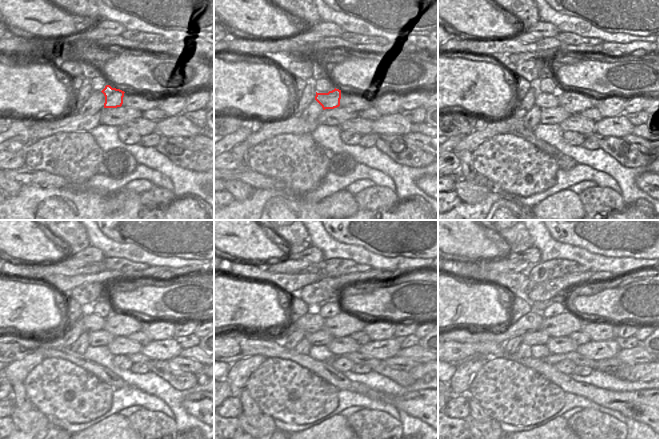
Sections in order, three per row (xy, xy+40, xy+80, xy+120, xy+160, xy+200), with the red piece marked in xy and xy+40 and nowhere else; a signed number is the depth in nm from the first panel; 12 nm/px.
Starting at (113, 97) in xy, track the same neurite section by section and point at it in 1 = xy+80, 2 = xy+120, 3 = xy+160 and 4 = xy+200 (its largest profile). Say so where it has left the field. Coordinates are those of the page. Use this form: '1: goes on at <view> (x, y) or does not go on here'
1: goes on at xy+80 (544, 100)
2: goes on at xy+120 (92, 322)
3: goes on at xy+160 (311, 322)
4: goes on at xy+200 (531, 322)

